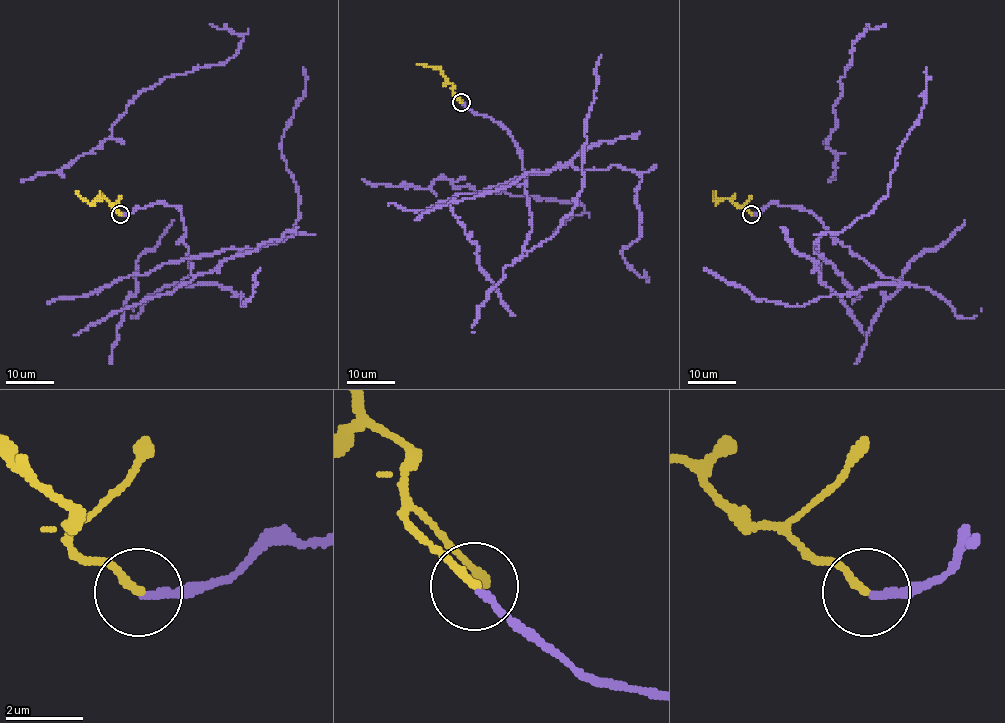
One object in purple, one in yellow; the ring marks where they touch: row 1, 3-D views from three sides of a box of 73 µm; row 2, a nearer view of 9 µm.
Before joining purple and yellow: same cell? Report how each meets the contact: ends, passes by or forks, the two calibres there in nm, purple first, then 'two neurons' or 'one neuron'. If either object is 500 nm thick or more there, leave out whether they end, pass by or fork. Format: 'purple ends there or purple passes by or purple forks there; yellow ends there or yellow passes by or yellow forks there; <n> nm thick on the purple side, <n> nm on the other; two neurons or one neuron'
purple ends there; yellow ends there; 180 nm thick on the purple side, 200 nm on the other; one neuron

